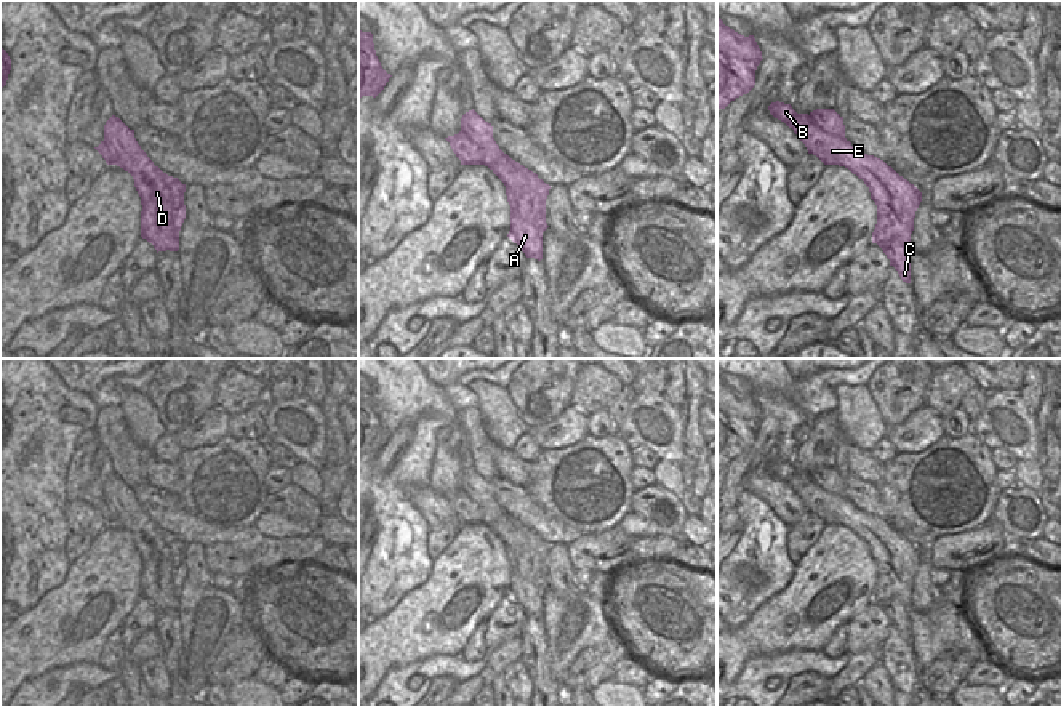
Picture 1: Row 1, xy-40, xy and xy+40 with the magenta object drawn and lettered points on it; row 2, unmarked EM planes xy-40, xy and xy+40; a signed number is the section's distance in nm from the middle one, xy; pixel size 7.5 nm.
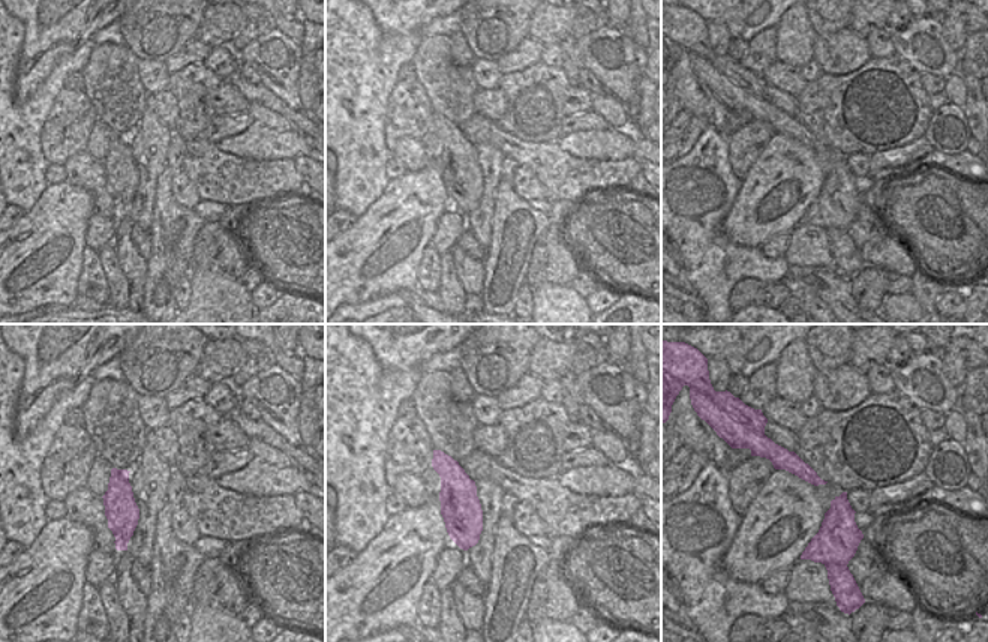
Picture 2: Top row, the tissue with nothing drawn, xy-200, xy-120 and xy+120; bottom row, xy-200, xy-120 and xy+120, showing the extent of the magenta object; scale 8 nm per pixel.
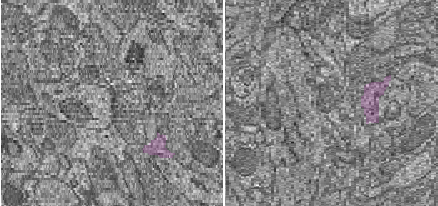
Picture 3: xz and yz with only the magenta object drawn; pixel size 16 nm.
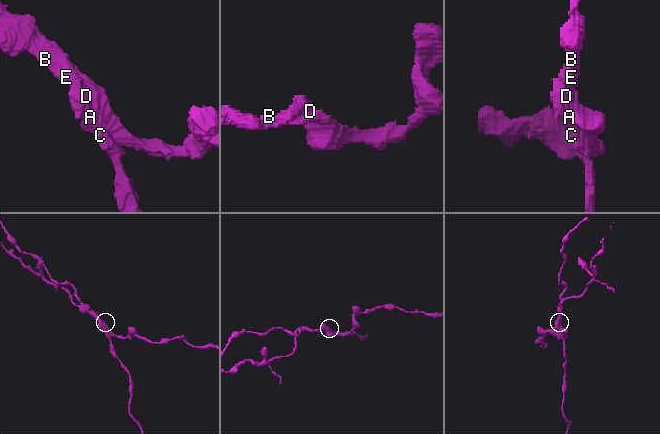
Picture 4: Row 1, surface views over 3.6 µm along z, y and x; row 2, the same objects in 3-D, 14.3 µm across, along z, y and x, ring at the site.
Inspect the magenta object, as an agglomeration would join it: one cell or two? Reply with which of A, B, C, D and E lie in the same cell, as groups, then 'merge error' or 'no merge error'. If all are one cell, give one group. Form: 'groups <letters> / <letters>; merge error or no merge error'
groups A C D / B E; merge error

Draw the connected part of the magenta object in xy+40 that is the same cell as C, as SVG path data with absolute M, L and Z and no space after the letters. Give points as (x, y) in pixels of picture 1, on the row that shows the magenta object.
M887 242L879 247L890 259L890 266L898 271L901 280L911 283L909 248L903 242Z

